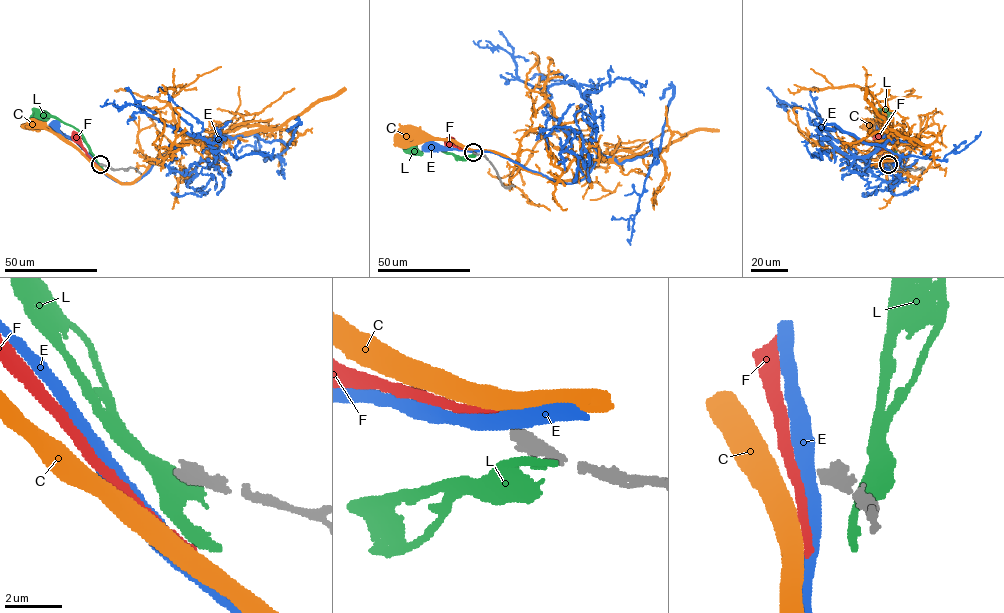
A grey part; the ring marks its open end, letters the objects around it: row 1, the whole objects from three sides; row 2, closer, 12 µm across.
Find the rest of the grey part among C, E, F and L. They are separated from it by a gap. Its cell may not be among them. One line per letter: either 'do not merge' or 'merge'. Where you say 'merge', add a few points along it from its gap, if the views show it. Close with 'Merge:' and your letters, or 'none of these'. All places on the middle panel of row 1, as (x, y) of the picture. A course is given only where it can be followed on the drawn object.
C: do not merge
E: do not merge
F: do not merge
L: do not merge
Merge: none of these

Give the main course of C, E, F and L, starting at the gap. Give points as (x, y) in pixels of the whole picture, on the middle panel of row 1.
C: (471, 150), (450, 140), (412, 139), (406, 136)
E: (471, 151), (428, 147)
F: (471, 151), (449, 141)
L: (472, 154), (453, 155), (423, 140), (409, 144), (410, 148)

